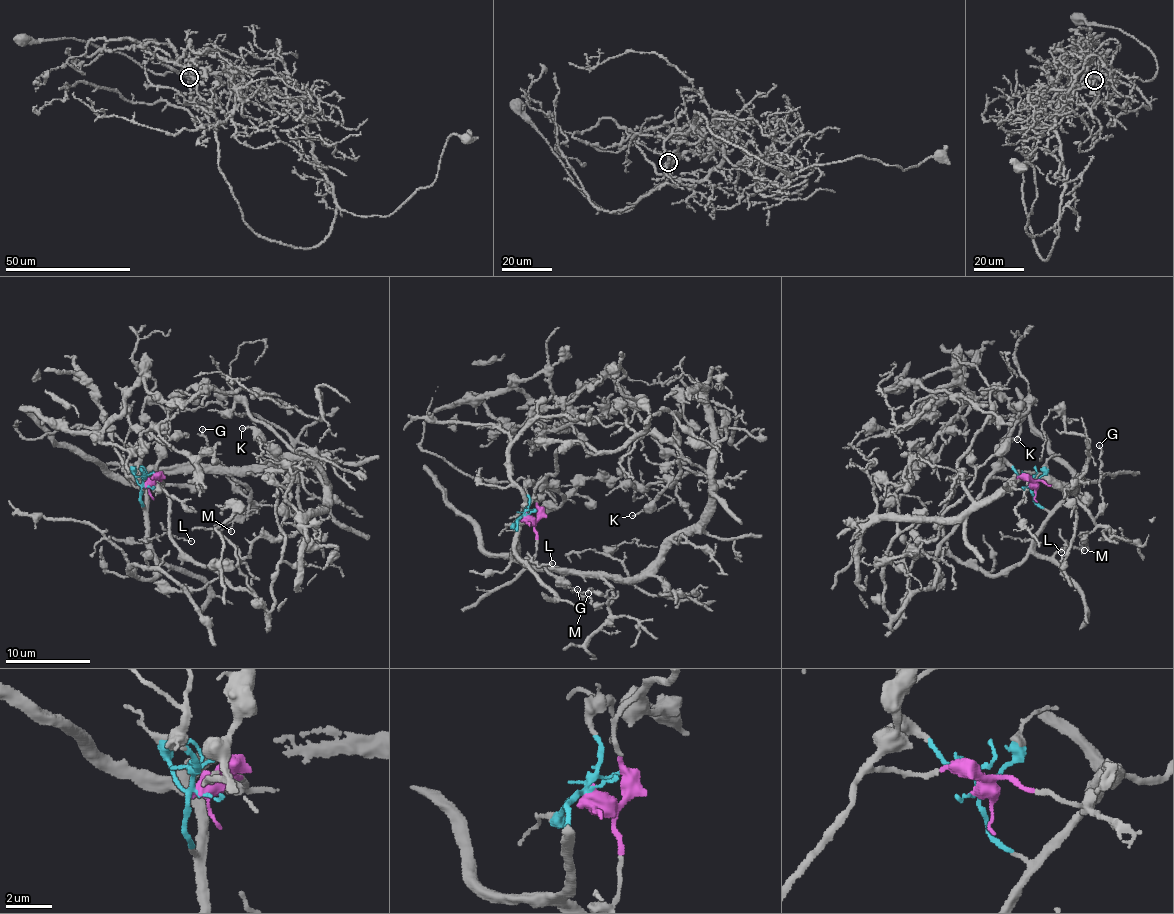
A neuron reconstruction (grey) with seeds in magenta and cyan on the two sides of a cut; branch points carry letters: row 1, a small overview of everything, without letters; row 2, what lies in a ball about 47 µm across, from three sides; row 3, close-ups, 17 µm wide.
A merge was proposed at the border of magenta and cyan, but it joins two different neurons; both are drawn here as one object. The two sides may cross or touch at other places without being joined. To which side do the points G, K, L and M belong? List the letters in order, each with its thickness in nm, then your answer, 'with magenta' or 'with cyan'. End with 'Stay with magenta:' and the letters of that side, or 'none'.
G: 80 nm thick; with cyan
K: 150 nm thick; with magenta
L: 110 nm thick; with cyan
M: 120 nm thick; with cyan
Stay with magenta: K

